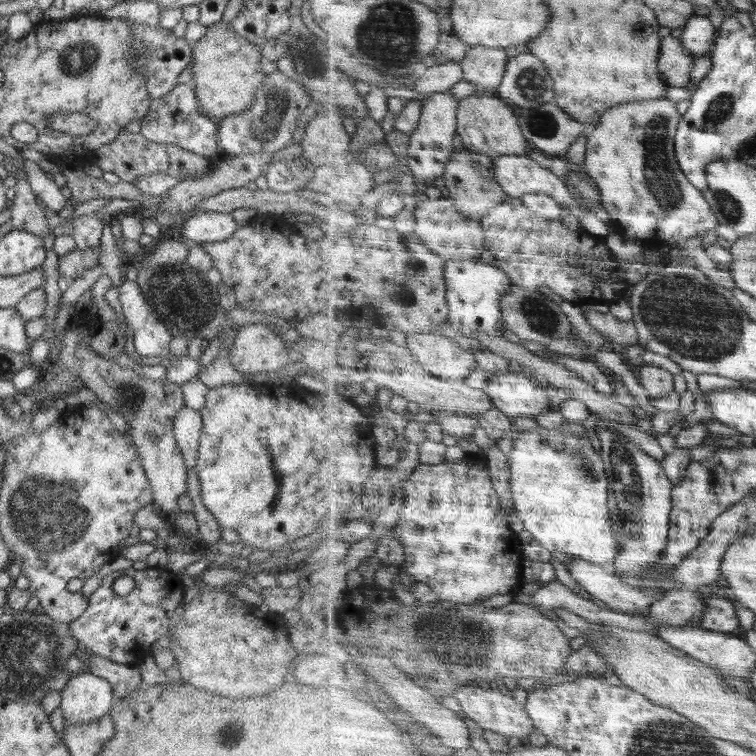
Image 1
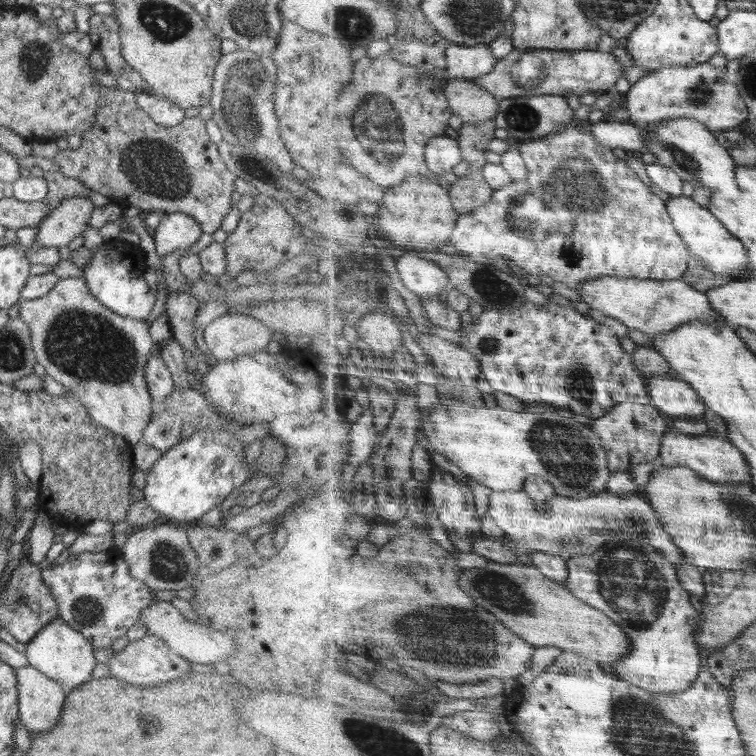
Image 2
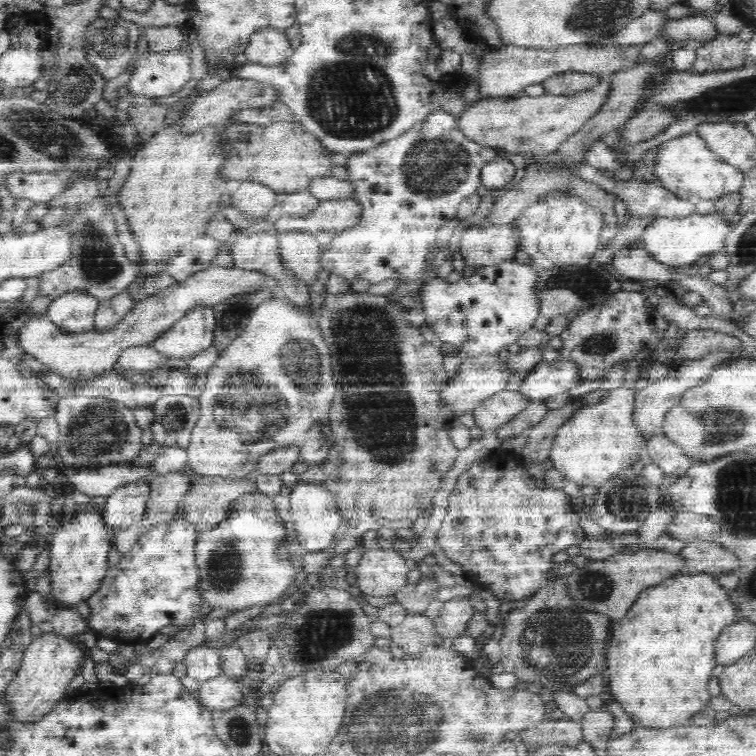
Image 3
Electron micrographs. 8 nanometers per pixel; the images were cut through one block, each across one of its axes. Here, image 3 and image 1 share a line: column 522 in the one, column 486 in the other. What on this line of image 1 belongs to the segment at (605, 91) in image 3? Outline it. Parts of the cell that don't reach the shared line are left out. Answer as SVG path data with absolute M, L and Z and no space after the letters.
M474 94L461 100L459 134L465 148L478 154L486 154L494 160L504 155L526 155L532 146L523 133L523 125L510 107L510 102L494 94Z

